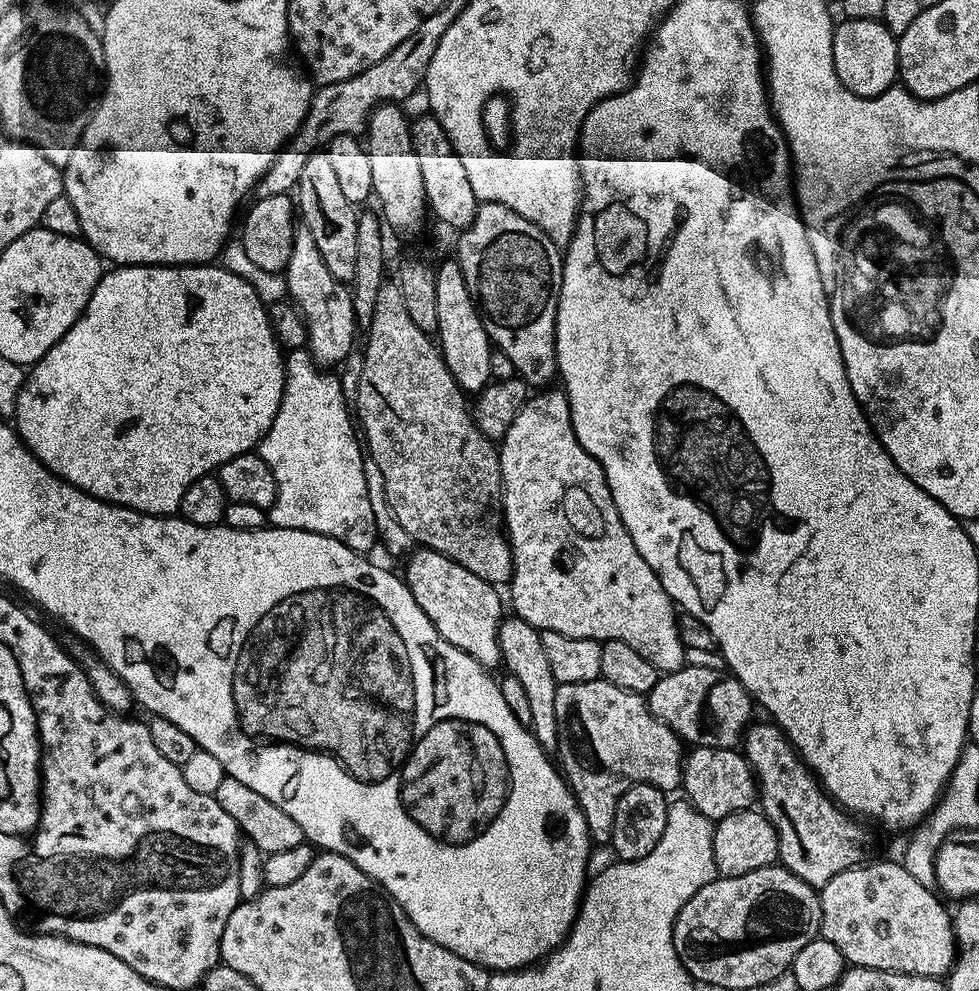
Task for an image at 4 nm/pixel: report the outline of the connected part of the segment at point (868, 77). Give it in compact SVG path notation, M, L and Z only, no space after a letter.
M841 19L832 29L834 70L846 86L859 96L877 96L898 80L898 40L880 20Z

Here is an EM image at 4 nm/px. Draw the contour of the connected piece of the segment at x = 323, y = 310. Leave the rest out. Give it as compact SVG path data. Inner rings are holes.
M303 224L296 227L294 245L291 246L290 261L285 268L284 277L288 296L304 319L308 331L306 347L311 352L312 359L325 370L335 369L335 364L336 367L343 365L354 350L355 344L352 343L356 340L356 332L358 333L351 289L330 274L315 245L313 234Z

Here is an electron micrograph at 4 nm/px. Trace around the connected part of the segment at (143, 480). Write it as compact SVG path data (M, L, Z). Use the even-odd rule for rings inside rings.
M212 262L179 266L133 264L116 266L111 270L113 272L105 271L101 275L94 294L90 294L90 302L74 326L70 326L65 336L43 358L31 365L23 391L17 394L14 427L24 445L53 474L70 482L75 488L81 488L109 504L120 504L136 512L171 516L179 513L182 494L186 494L190 482L215 473L226 462L230 462L230 458L238 458L238 454L253 451L266 430L270 430L284 393L286 356L272 331L266 305L260 301L258 294L254 294L254 286L222 266Z

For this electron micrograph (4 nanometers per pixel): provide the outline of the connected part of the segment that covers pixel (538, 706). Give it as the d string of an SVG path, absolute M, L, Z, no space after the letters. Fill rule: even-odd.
M508 614L500 621L498 630L498 646L500 647L500 659L507 675L518 678L528 695L530 705L530 731L533 738L539 742L544 751L552 754L556 752L558 742L558 718L554 715L554 694L556 693L556 679L550 670L550 661L546 659L542 647L540 629L530 626L522 617Z

